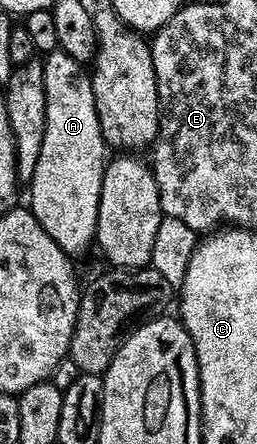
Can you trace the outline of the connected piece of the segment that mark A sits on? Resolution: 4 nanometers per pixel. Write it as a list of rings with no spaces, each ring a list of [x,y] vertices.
[[[61,50],[46,56],[42,69],[46,91],[44,146],[40,146],[40,158],[28,182],[28,207],[36,222],[44,226],[48,238],[52,238],[67,256],[78,258],[81,252],[92,248],[98,235],[100,186],[107,166],[108,149],[96,114],[91,73],[76,62],[76,58]]]

